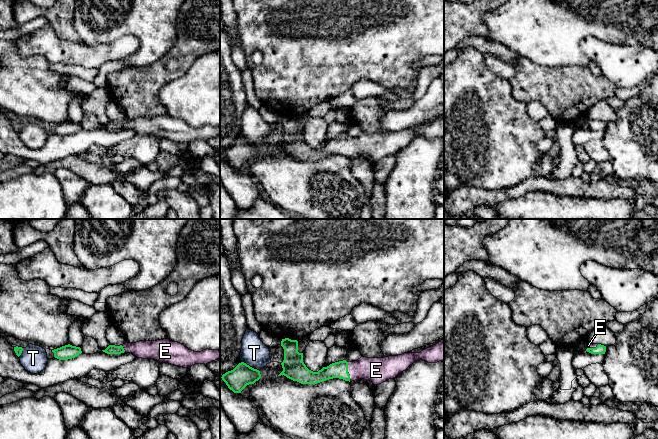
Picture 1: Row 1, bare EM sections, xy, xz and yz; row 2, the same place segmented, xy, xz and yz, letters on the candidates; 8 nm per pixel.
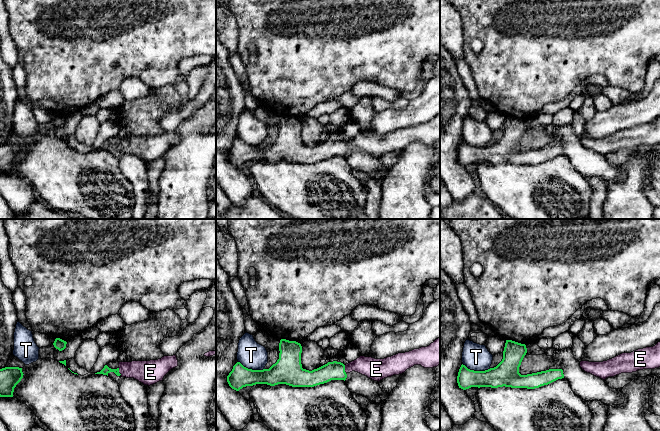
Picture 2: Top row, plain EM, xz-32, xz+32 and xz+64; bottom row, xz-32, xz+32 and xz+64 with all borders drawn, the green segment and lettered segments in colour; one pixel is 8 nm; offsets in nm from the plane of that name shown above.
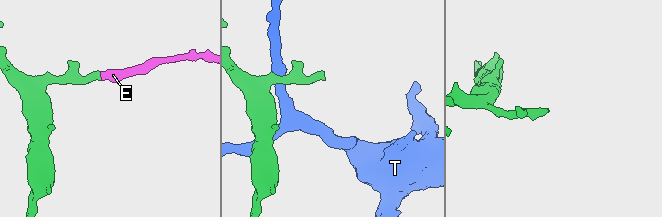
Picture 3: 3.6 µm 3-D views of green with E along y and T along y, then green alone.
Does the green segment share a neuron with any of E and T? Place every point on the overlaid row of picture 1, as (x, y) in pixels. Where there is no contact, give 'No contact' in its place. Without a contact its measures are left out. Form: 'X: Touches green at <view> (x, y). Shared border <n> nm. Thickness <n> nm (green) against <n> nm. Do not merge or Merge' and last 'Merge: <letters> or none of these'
E: Touches green at xz (347, 372). Shared border 160 nm. Thickness 130 nm (green) against 200 nm. Merge
T: Touches green at xz (249, 366). Shared border 150 nm. Thickness 180 nm (green) against 220 nm. Do not merge
Merge: E

